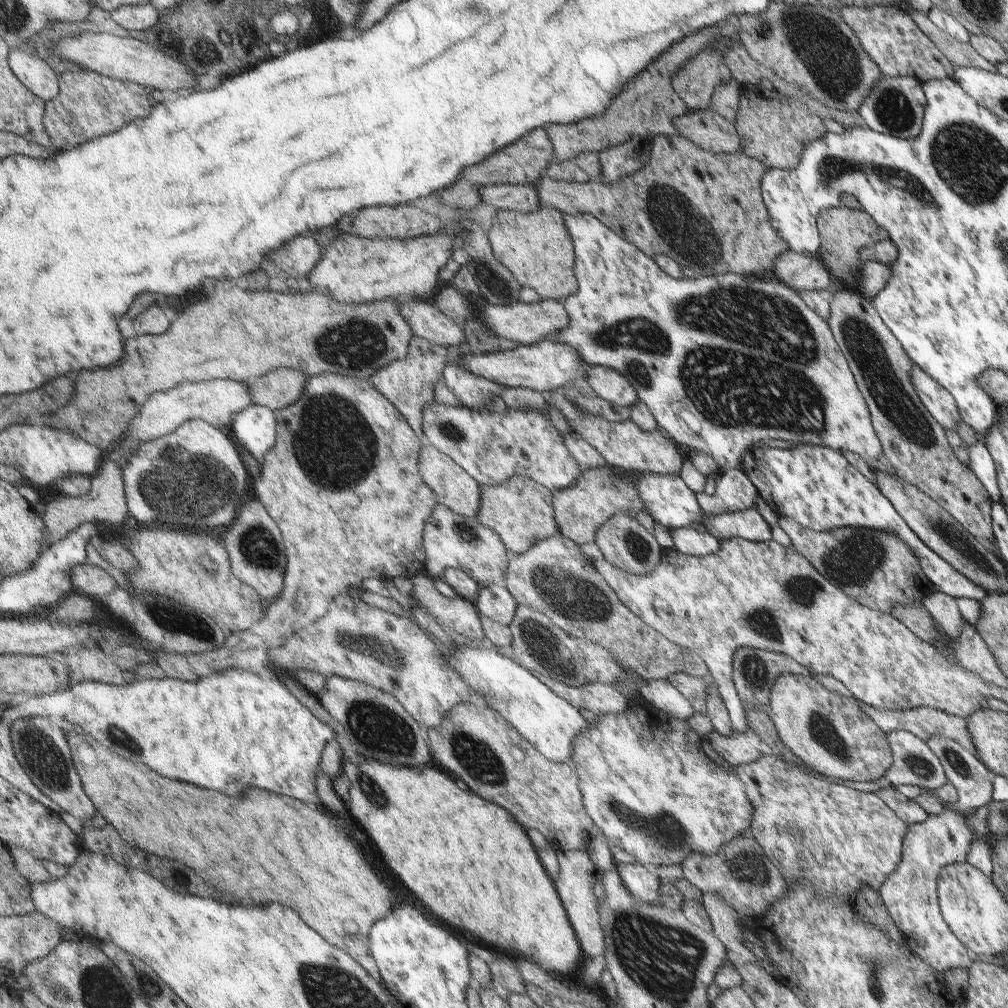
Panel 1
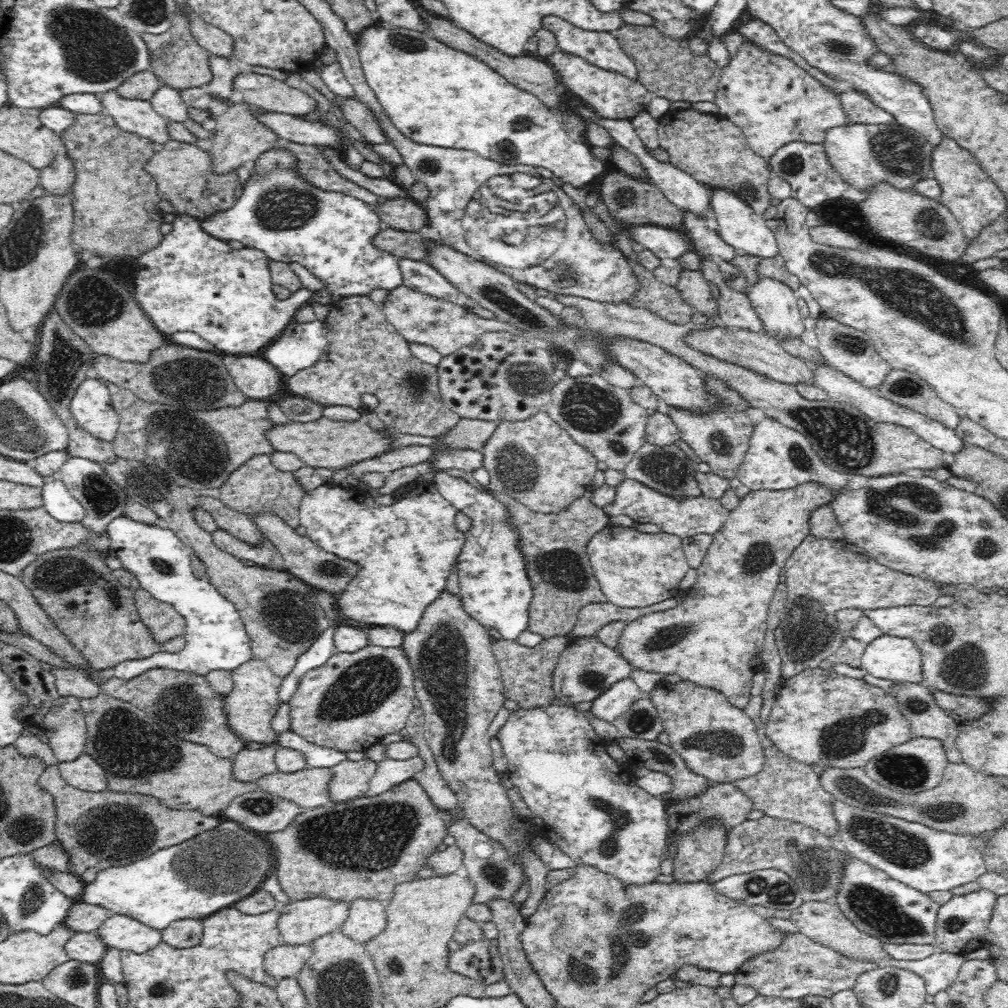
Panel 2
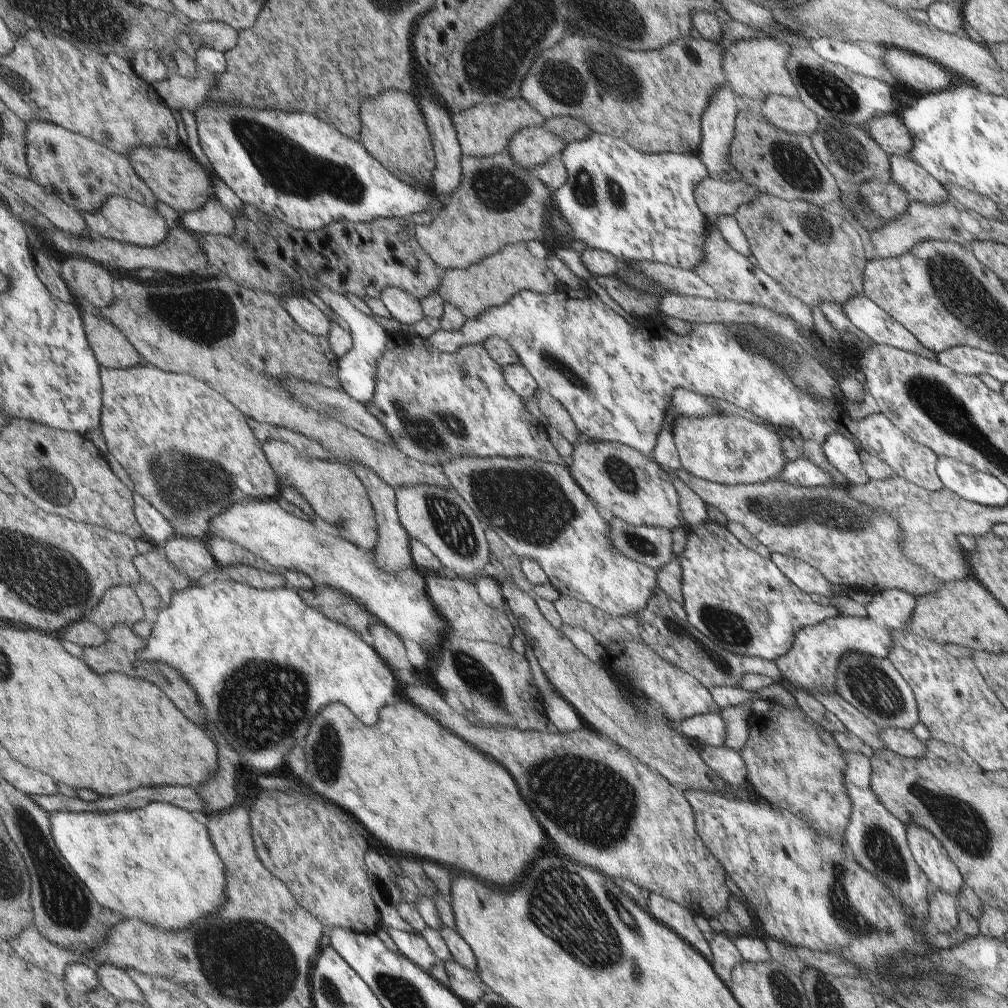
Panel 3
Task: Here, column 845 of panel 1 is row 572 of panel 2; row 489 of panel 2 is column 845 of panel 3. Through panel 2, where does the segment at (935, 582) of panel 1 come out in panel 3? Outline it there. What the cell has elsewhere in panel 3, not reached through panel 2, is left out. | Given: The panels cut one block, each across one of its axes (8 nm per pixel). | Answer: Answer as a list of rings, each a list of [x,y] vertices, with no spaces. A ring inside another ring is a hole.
[[[841,432],[829,434],[827,440],[821,444],[825,458],[831,462],[831,468],[835,468],[837,472],[841,472],[847,482],[845,486],[851,484],[867,484],[869,478],[865,476],[859,456],[857,456],[857,446],[855,442],[851,442],[851,438],[847,438]]]

